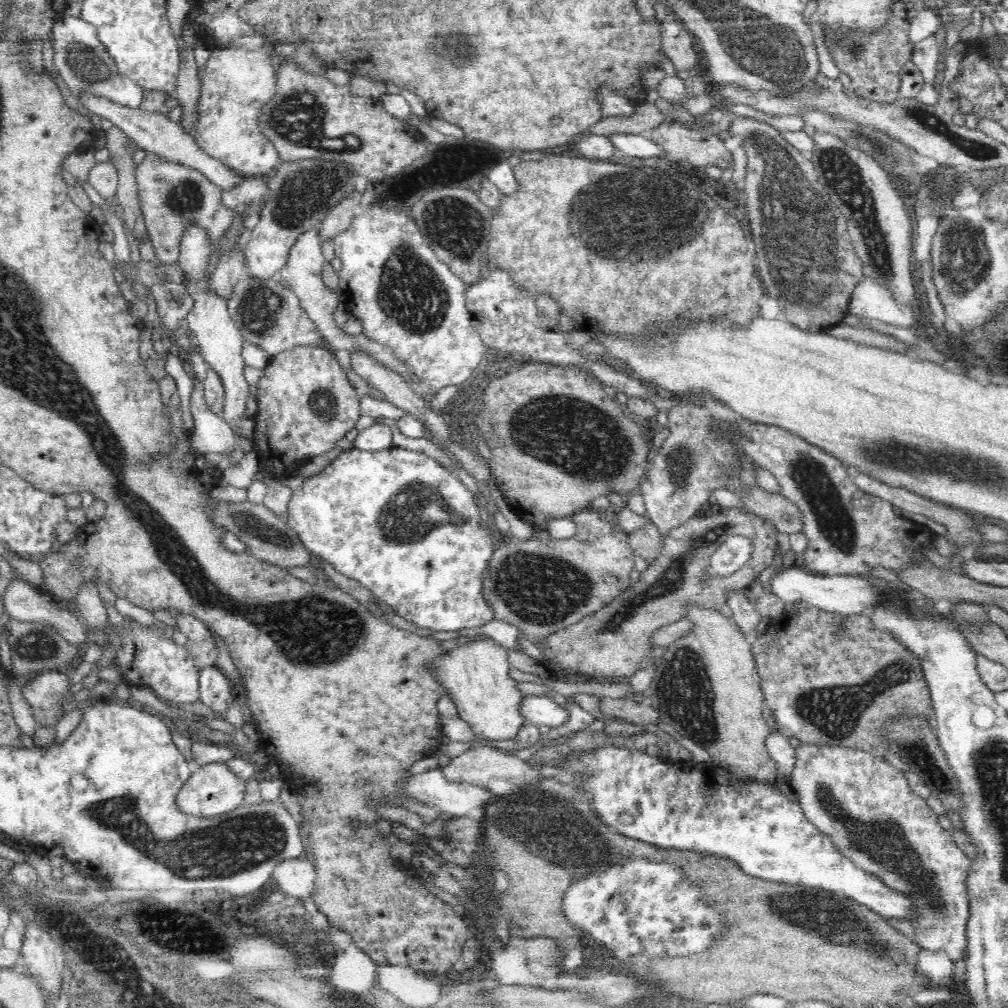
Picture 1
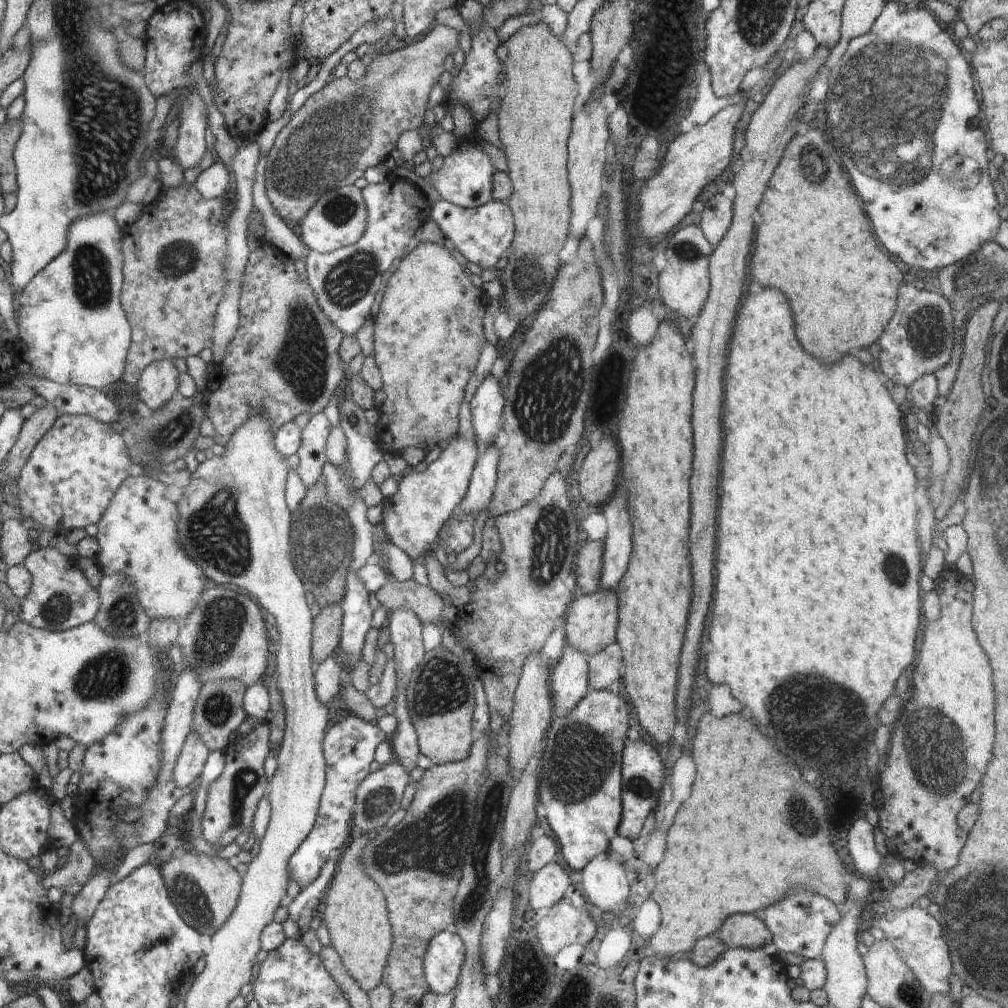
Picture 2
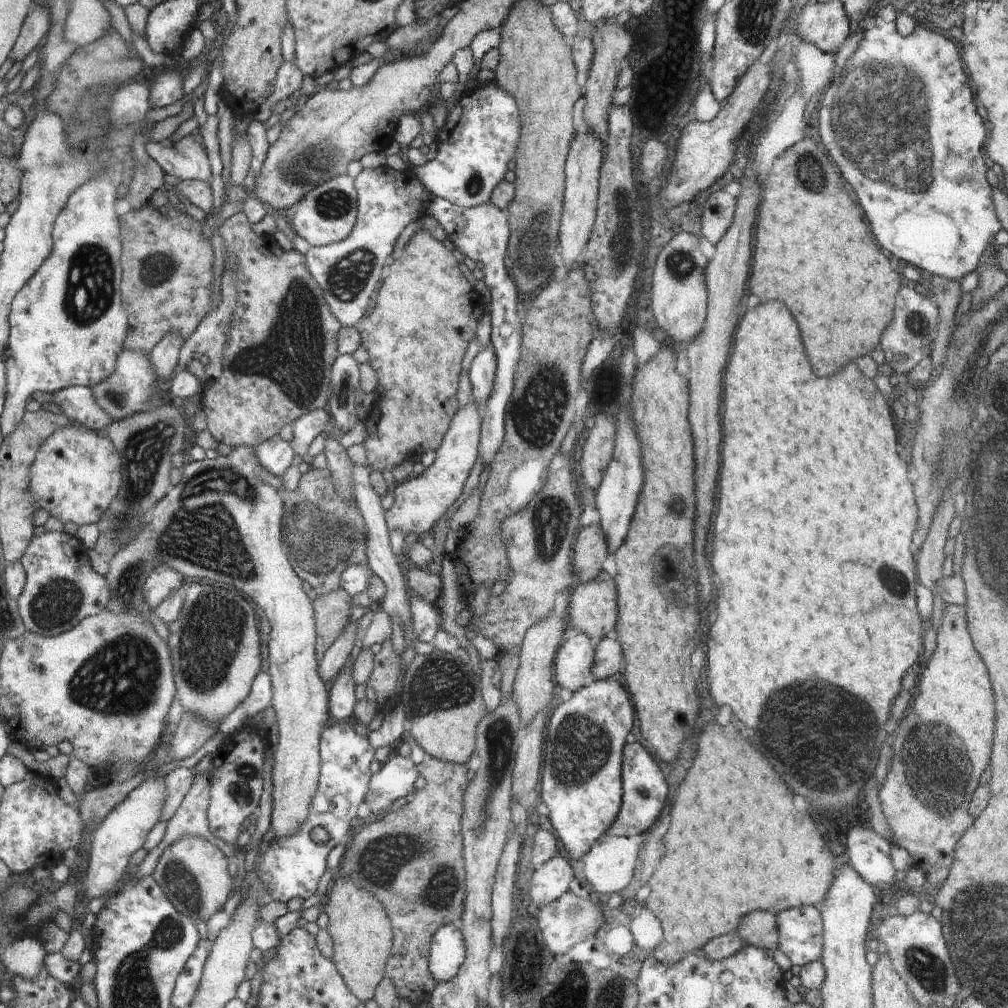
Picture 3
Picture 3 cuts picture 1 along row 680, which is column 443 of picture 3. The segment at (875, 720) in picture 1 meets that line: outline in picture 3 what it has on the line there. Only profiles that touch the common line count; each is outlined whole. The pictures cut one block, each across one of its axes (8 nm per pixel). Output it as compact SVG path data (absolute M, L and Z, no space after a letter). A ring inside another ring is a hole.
M426 757L417 765L417 771L421 784L416 787L416 792L410 792L405 807L397 814L389 810L382 818L350 836L337 870L382 903L393 932L393 947L385 966L385 977L395 986L398 1002L402 998L412 1005L428 1002L437 985L429 971L429 946L433 934L441 926L458 925L461 920L465 897L461 818L463 796L471 777L468 764L459 765L434 757ZM388 824L394 826L398 836L386 830Z

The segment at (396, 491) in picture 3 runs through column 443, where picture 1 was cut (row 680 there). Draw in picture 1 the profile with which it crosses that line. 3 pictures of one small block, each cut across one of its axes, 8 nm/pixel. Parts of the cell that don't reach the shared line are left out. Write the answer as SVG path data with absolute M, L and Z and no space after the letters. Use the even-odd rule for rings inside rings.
M485 638L472 640L456 650L450 650L428 662L428 669L436 675L446 694L457 706L459 716L464 719L478 738L486 740L512 740L526 725L520 713L520 704L525 696L518 689L517 681L510 677L507 649L495 640Z

